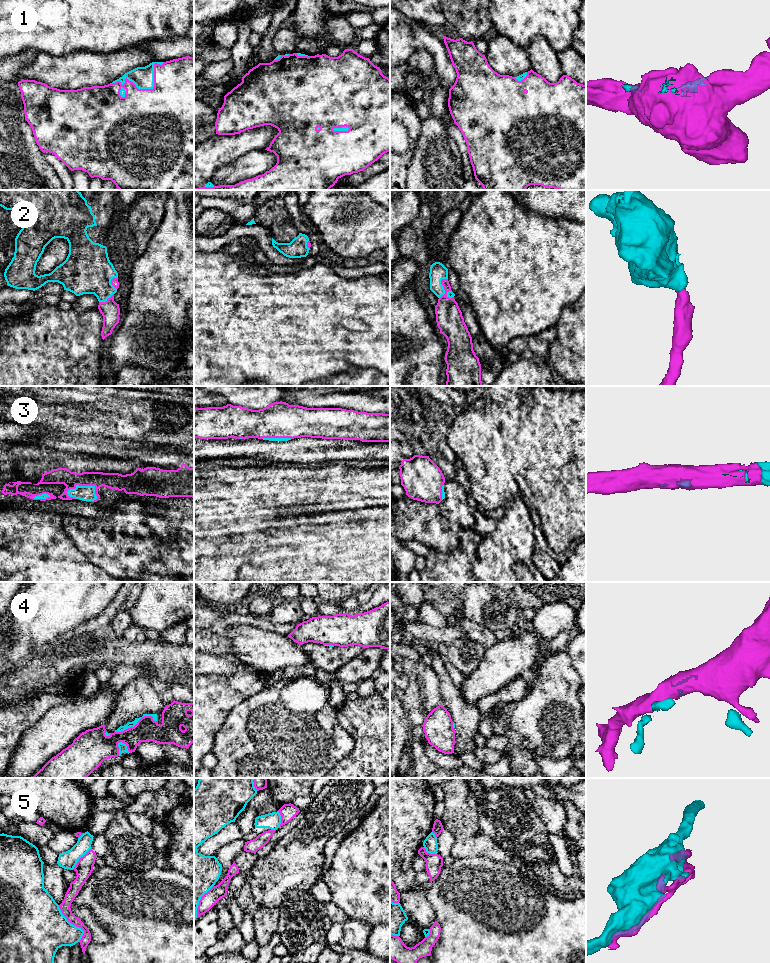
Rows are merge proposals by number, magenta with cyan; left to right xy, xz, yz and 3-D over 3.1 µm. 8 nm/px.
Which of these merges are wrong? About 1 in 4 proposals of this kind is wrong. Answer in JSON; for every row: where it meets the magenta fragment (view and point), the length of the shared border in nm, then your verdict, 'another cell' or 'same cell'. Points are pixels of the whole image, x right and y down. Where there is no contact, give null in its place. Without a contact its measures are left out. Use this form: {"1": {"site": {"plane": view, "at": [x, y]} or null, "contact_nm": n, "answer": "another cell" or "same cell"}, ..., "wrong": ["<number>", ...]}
{"1": {"site": {"plane": "xy", "at": [146, 89]}, "contact_nm": 460, "answer": "same cell"}, "2": {"site": {"plane": "yz", "at": [444, 289]}, "contact_nm": 180, "answer": "same cell"}, "3": {"site": {"plane": "xy", "at": [86, 485]}, "contact_nm": 260, "answer": "same cell"}, "4": {"site": {"plane": "xy", "at": [138, 721]}, "contact_nm": 380, "answer": "another cell"}, "5": {"site": {"plane": "xy", "at": [73, 924]}, "contact_nm": 340, "answer": "another cell"}, "wrong": ["4", "5"]}

